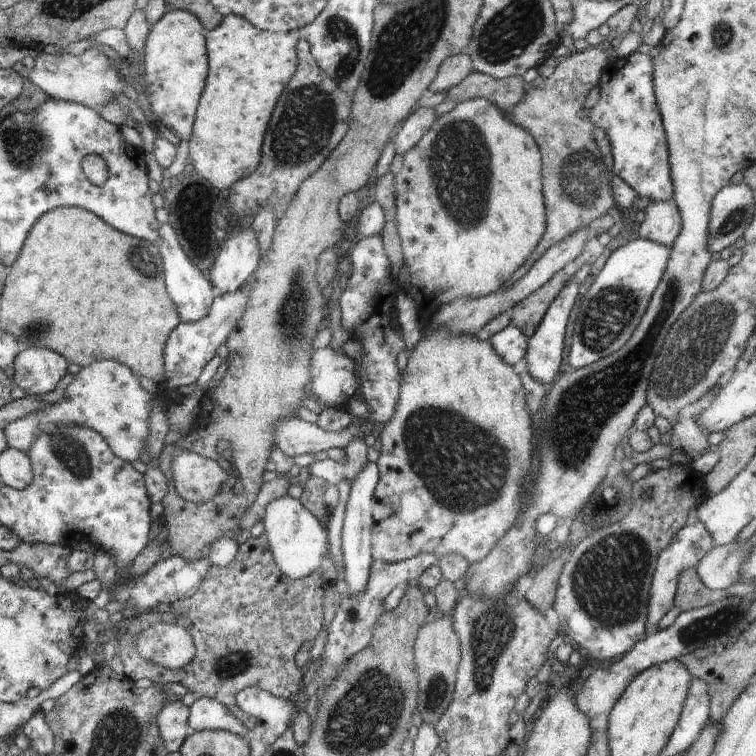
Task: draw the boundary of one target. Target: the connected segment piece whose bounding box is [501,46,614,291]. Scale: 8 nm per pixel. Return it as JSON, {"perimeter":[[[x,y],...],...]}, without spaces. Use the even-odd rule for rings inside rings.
{"perimeter":[[[590,46],[585,51],[577,51],[577,53],[568,55],[566,60],[557,64],[552,76],[547,78],[539,76],[526,84],[522,100],[506,110],[506,118],[508,118],[509,122],[517,124],[526,132],[529,132],[538,145],[541,154],[541,185],[547,223],[546,232],[542,235],[536,250],[512,274],[511,278],[503,284],[501,287],[502,291],[513,288],[514,284],[529,271],[529,268],[536,262],[537,258],[552,245],[569,237],[569,234],[576,229],[592,225],[596,217],[602,213],[614,212],[609,186],[610,175],[600,165],[602,162],[601,153],[594,137],[594,132],[596,132],[597,128],[593,122],[590,122],[587,115],[588,110],[584,109],[584,100],[586,100],[586,96],[588,96],[594,86],[599,86],[602,71],[607,66],[607,63],[608,55],[597,47]]]}

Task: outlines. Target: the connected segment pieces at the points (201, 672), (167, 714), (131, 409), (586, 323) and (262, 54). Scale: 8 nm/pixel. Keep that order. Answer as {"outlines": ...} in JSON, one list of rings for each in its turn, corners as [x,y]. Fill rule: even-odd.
{"outlines":[[[[262,533],[259,537],[250,537],[244,543],[240,545],[238,554],[236,554],[236,558],[227,566],[227,567],[217,567],[211,566],[206,573],[205,579],[199,584],[198,590],[190,597],[185,598],[175,603],[170,604],[171,610],[166,613],[162,613],[160,610],[152,610],[152,611],[144,611],[140,614],[134,615],[130,617],[125,623],[124,634],[119,638],[119,650],[117,652],[122,658],[122,664],[125,666],[125,675],[130,677],[134,682],[140,680],[140,678],[150,678],[152,682],[156,686],[164,687],[167,683],[174,684],[182,684],[182,686],[186,686],[192,694],[196,698],[198,697],[210,697],[219,702],[228,710],[232,716],[235,716],[236,719],[242,721],[242,724],[245,724],[245,727],[248,730],[252,730],[254,725],[256,724],[255,718],[250,716],[248,713],[245,713],[235,701],[235,696],[237,692],[241,690],[250,688],[250,687],[258,687],[264,690],[264,692],[270,693],[272,696],[280,697],[288,699],[292,694],[296,694],[298,689],[303,687],[303,675],[304,672],[301,672],[298,666],[296,666],[296,661],[294,658],[298,651],[301,649],[302,644],[306,642],[306,640],[314,640],[320,630],[322,630],[322,626],[324,626],[324,613],[322,610],[322,595],[329,586],[332,586],[333,582],[328,582],[320,571],[312,571],[308,576],[302,577],[301,579],[291,579],[288,575],[285,575],[275,563],[271,548],[269,547],[269,540],[267,539],[266,533]],[[158,624],[174,624],[181,627],[186,628],[188,632],[190,632],[191,637],[193,638],[195,649],[197,650],[194,658],[184,667],[179,668],[178,670],[170,670],[164,668],[160,665],[155,665],[154,663],[148,662],[144,660],[136,650],[134,646],[134,641],[137,639],[138,634],[140,634],[144,629],[148,627],[158,625]]],[[[180,701],[164,704],[158,713],[158,730],[168,753],[178,753],[186,737],[192,733],[188,719],[189,708]]],[[[116,360],[93,362],[75,374],[74,382],[61,401],[50,404],[40,413],[9,422],[3,428],[7,446],[28,453],[32,441],[40,433],[55,431],[58,425],[82,425],[102,436],[118,458],[129,463],[140,461],[144,440],[147,450],[151,395],[142,388],[138,377],[125,364]]],[[[638,236],[637,238],[632,237],[624,246],[612,251],[587,294],[583,297],[584,300],[580,302],[578,316],[574,320],[572,344],[570,344],[569,364],[572,368],[581,369],[582,366],[590,366],[590,364],[614,354],[628,342],[628,338],[640,324],[642,315],[646,312],[648,303],[666,270],[672,249],[670,245],[642,239]]],[[[224,13],[222,22],[212,30],[205,29],[204,34],[209,73],[197,106],[193,131],[188,140],[188,152],[195,166],[193,172],[210,182],[214,188],[222,190],[250,176],[258,166],[262,141],[272,111],[298,68],[297,44],[301,36],[299,29],[288,32],[260,30],[245,18],[232,13]]]]}

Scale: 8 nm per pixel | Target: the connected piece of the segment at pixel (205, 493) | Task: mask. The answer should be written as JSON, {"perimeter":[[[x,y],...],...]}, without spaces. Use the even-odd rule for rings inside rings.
{"perimeter":[[[189,446],[177,451],[172,463],[174,486],[192,504],[211,501],[227,481],[227,472],[215,460],[192,452]]]}

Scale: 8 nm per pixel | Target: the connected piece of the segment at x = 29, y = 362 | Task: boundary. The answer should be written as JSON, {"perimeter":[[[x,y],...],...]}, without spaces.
{"perimeter":[[[22,347],[14,361],[14,386],[22,388],[30,396],[41,396],[52,392],[67,373],[68,361],[60,354],[42,347]]]}

